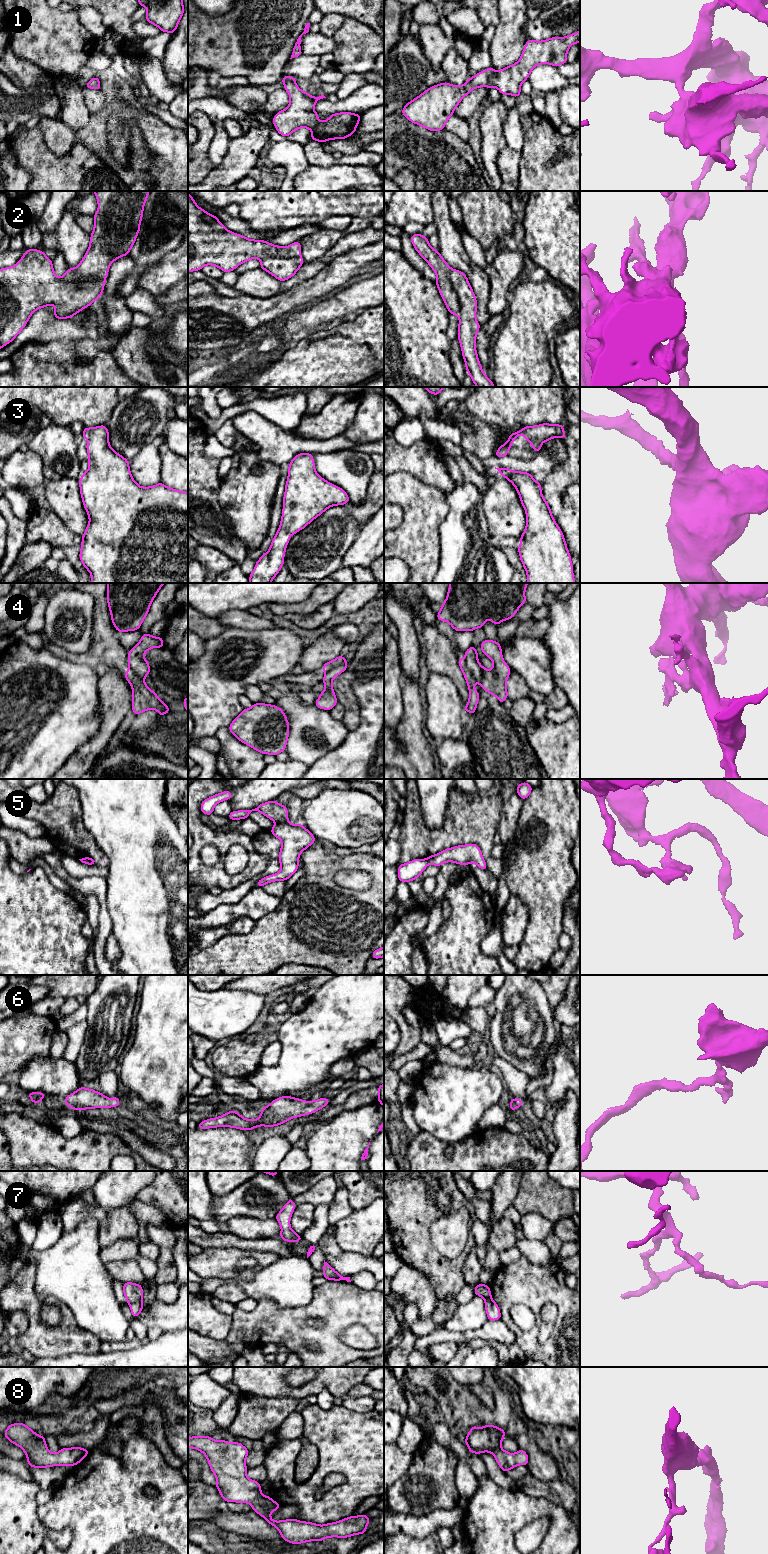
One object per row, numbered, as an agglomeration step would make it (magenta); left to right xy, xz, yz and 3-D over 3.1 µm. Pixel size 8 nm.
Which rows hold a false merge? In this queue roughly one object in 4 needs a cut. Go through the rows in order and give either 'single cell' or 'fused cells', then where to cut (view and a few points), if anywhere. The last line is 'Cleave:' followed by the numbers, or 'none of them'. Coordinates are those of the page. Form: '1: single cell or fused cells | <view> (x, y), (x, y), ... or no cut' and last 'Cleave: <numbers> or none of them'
1: single cell | no cut
2: single cell | no cut
3: single cell | no cut
4: fused cells | yz (464, 659), (471, 675), (477, 681)
5: fused cells | xz (287, 821), (277, 824)
6: single cell | no cut
7: fused cells | xy (141, 1298), (129, 1304)
8: single cell | no cut
Cleave: 4, 5, 7

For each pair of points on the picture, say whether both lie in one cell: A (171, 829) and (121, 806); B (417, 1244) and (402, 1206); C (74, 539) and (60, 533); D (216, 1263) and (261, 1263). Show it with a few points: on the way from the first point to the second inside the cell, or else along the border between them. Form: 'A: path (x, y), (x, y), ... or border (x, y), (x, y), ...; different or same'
A: path (159, 825), (133, 818); same
B: path (411, 1235), (409, 1215); same
C: path (71, 539), (63, 536); same
D: path (228, 1257), (240, 1253), (251, 1253); same

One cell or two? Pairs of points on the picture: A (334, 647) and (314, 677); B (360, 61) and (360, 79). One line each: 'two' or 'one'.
A: two
B: two

